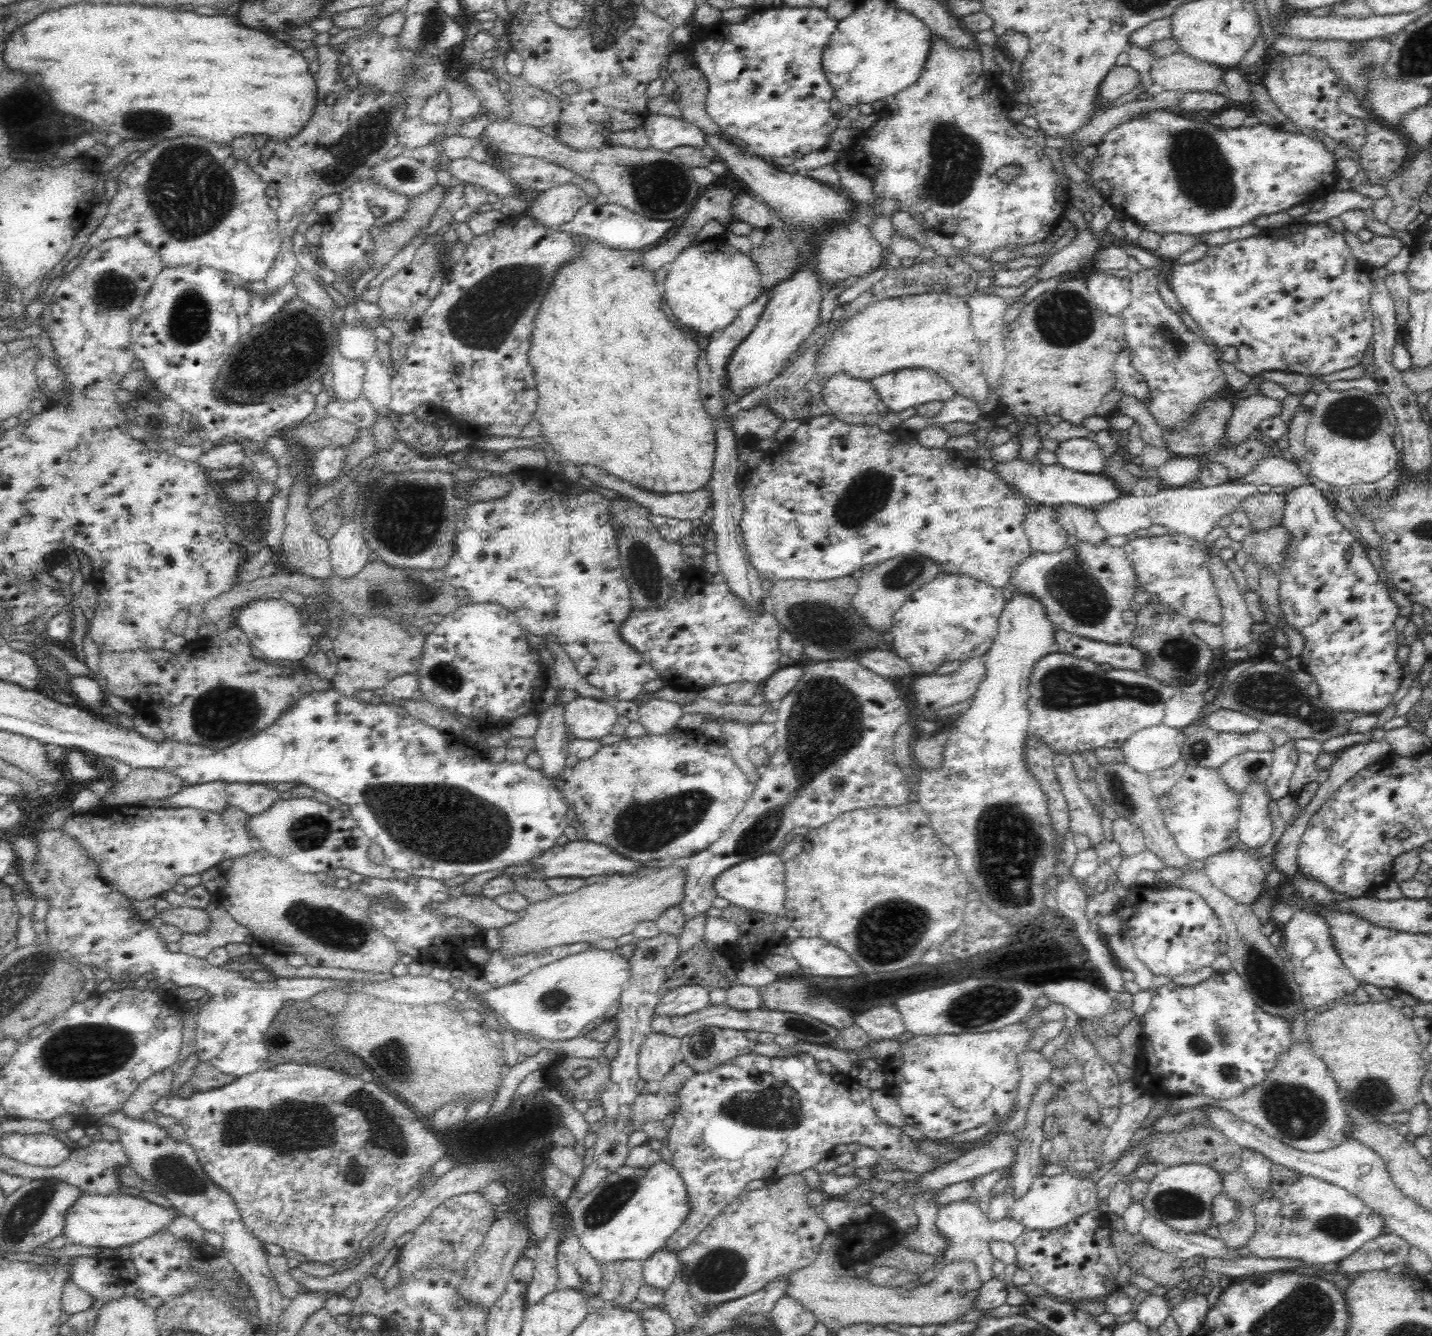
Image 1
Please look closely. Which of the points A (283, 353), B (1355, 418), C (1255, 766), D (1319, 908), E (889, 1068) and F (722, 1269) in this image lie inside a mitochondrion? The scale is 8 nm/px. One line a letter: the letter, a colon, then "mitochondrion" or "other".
A: mitochondrion
B: mitochondrion
C: mitochondrion
D: other
E: other
F: mitochondrion

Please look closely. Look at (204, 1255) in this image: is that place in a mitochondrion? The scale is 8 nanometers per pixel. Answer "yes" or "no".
no

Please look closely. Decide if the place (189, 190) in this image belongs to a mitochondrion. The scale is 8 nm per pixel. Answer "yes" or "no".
yes

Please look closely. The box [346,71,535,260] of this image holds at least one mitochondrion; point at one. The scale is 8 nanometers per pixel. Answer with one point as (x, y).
(402, 172)

